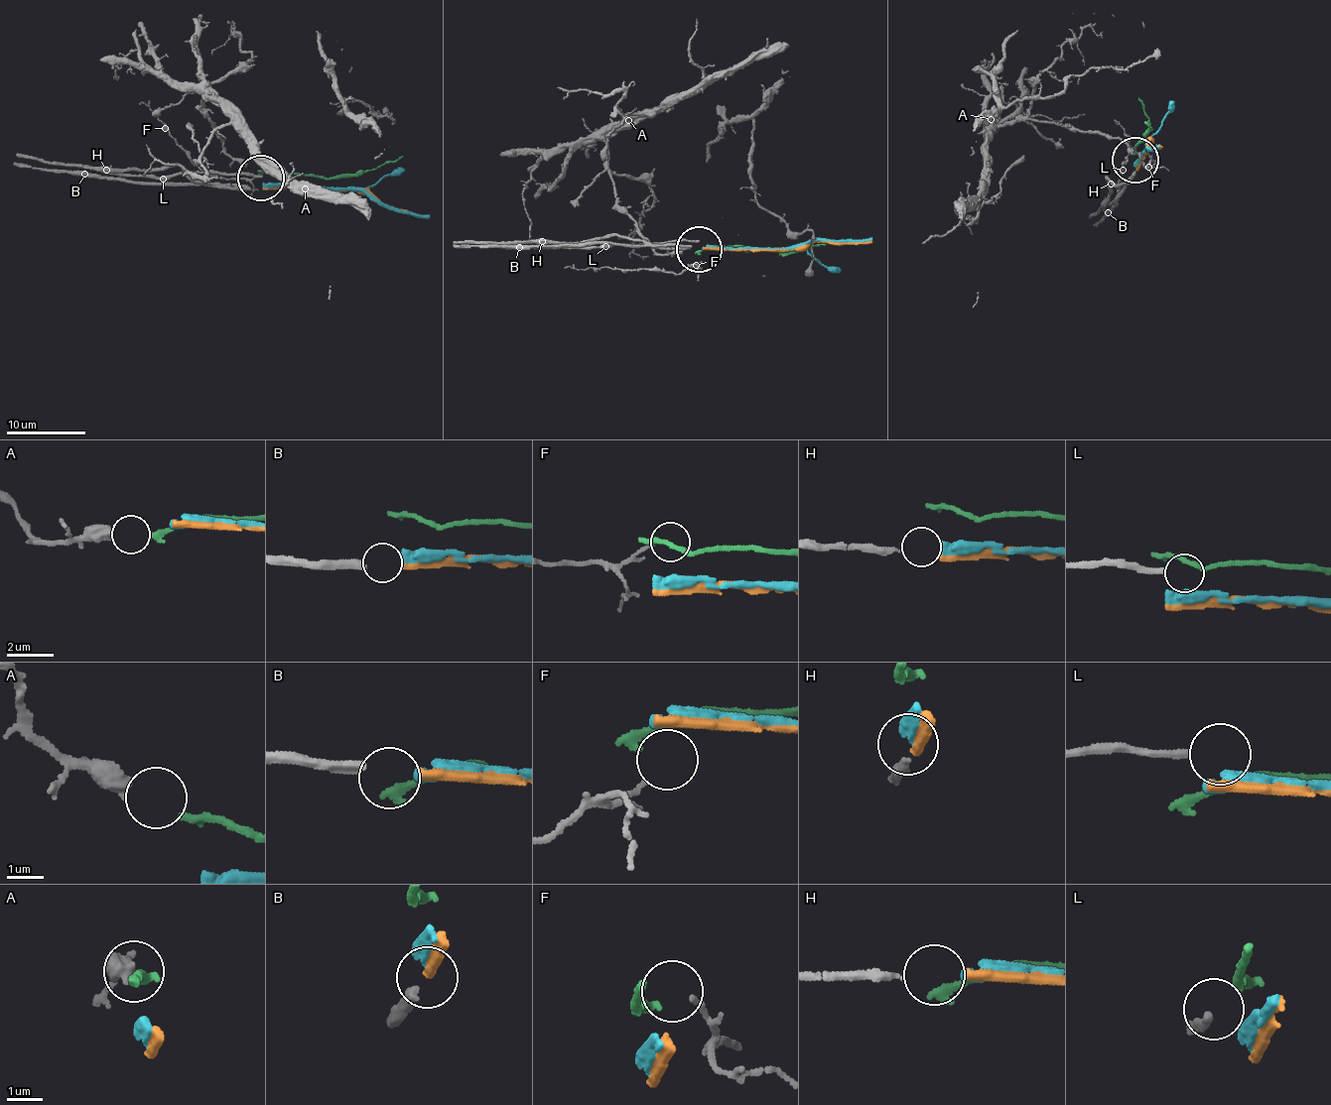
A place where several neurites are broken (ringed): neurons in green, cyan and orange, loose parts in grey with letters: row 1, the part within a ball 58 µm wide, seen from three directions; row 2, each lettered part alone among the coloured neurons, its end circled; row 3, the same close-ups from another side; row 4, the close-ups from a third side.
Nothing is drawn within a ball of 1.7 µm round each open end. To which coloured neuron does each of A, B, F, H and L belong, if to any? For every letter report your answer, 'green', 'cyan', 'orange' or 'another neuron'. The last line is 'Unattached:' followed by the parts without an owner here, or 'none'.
A: green
B: orange
F: another neuron
H: cyan
L: another neuron
Unattached: F, L

